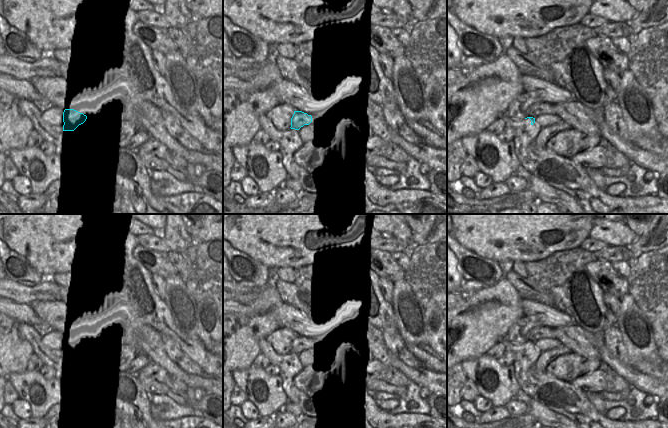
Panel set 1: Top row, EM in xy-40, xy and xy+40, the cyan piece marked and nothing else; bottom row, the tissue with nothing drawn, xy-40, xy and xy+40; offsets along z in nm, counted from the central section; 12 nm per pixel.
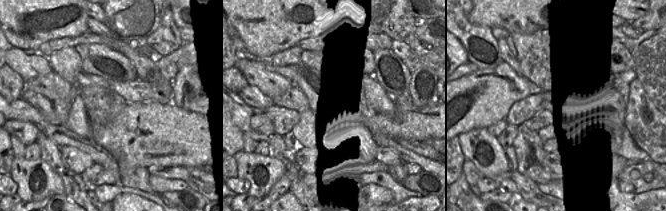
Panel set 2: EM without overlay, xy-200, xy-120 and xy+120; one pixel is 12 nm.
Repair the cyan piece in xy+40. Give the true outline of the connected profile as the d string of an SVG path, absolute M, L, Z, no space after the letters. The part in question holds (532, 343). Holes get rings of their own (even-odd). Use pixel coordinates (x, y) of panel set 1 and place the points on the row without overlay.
M545 338L545 339L539 339L536 342L533 341L527 341L532 346L531 349L533 349L535 346L537 346L541 351L546 351L548 349L553 349L555 347L559 347L562 343L557 340L556 338Z

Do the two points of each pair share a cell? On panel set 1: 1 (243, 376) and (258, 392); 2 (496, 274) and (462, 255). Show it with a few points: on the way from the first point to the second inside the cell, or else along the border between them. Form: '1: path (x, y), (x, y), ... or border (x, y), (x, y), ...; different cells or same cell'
1: path (247, 380), (255, 388); same cell
2: path (491, 264), (472, 256); same cell

